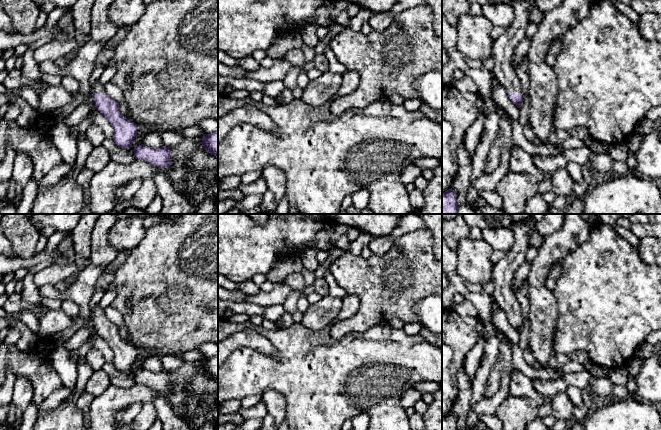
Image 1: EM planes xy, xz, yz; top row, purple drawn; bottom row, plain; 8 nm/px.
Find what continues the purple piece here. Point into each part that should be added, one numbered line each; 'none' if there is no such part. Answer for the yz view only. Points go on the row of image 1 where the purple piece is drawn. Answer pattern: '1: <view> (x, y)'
1: yz (503, 48)

